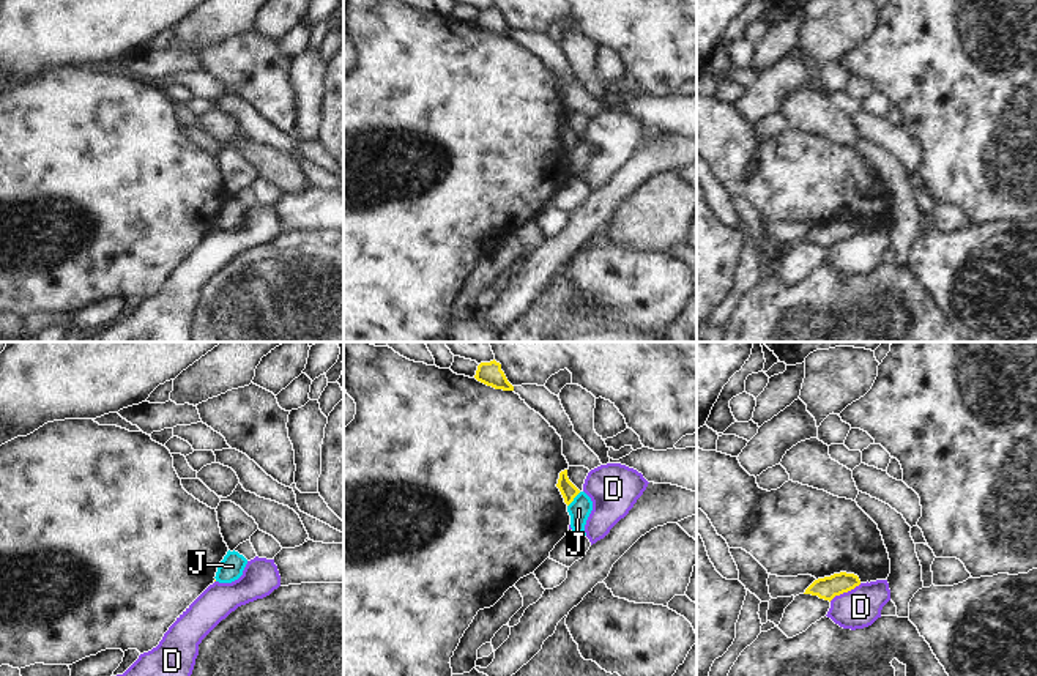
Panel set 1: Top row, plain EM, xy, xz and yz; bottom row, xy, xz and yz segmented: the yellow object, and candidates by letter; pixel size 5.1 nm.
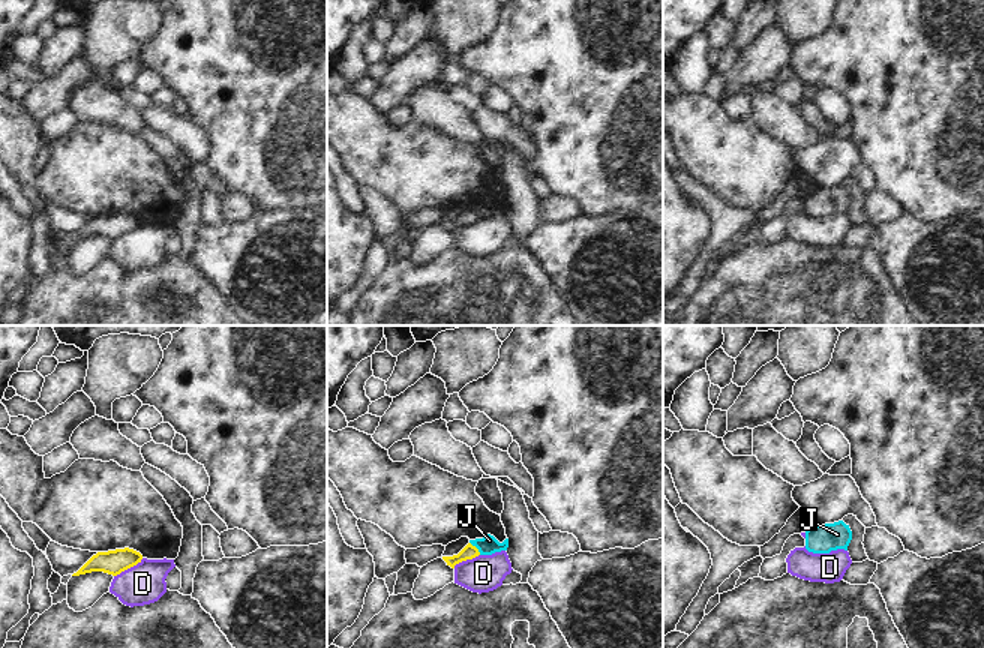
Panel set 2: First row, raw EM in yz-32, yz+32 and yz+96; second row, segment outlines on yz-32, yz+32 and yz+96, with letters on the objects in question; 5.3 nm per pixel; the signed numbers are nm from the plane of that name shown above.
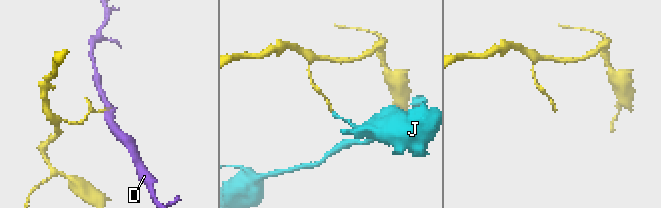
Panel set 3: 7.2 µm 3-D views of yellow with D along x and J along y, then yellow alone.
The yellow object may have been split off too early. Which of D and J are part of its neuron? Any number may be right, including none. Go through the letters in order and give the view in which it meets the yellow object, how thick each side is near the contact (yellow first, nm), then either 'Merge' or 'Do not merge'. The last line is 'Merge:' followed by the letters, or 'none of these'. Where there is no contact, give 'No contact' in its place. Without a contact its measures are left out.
D: Touches yellow in yz. Thickness 120 nm (yellow) against 200 nm. Do not merge
J: Touches yellow in xz. Thickness 80 nm (yellow) against 110 nm. Do not merge
Merge: none of these

